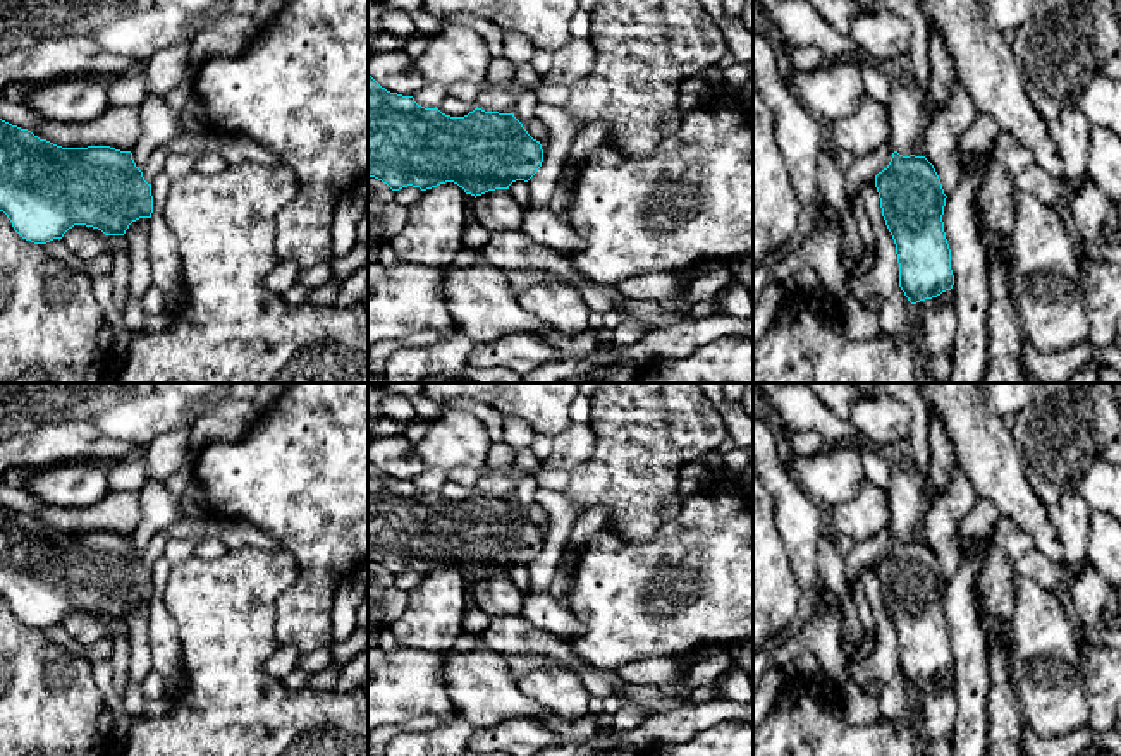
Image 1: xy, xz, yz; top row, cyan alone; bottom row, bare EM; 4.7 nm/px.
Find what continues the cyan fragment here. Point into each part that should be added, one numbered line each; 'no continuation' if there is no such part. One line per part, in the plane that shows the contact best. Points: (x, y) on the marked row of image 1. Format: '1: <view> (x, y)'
no continuation

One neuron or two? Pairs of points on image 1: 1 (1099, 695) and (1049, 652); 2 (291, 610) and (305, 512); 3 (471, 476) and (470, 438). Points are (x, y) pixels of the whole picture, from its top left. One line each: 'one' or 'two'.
1: two
2: one
3: two

